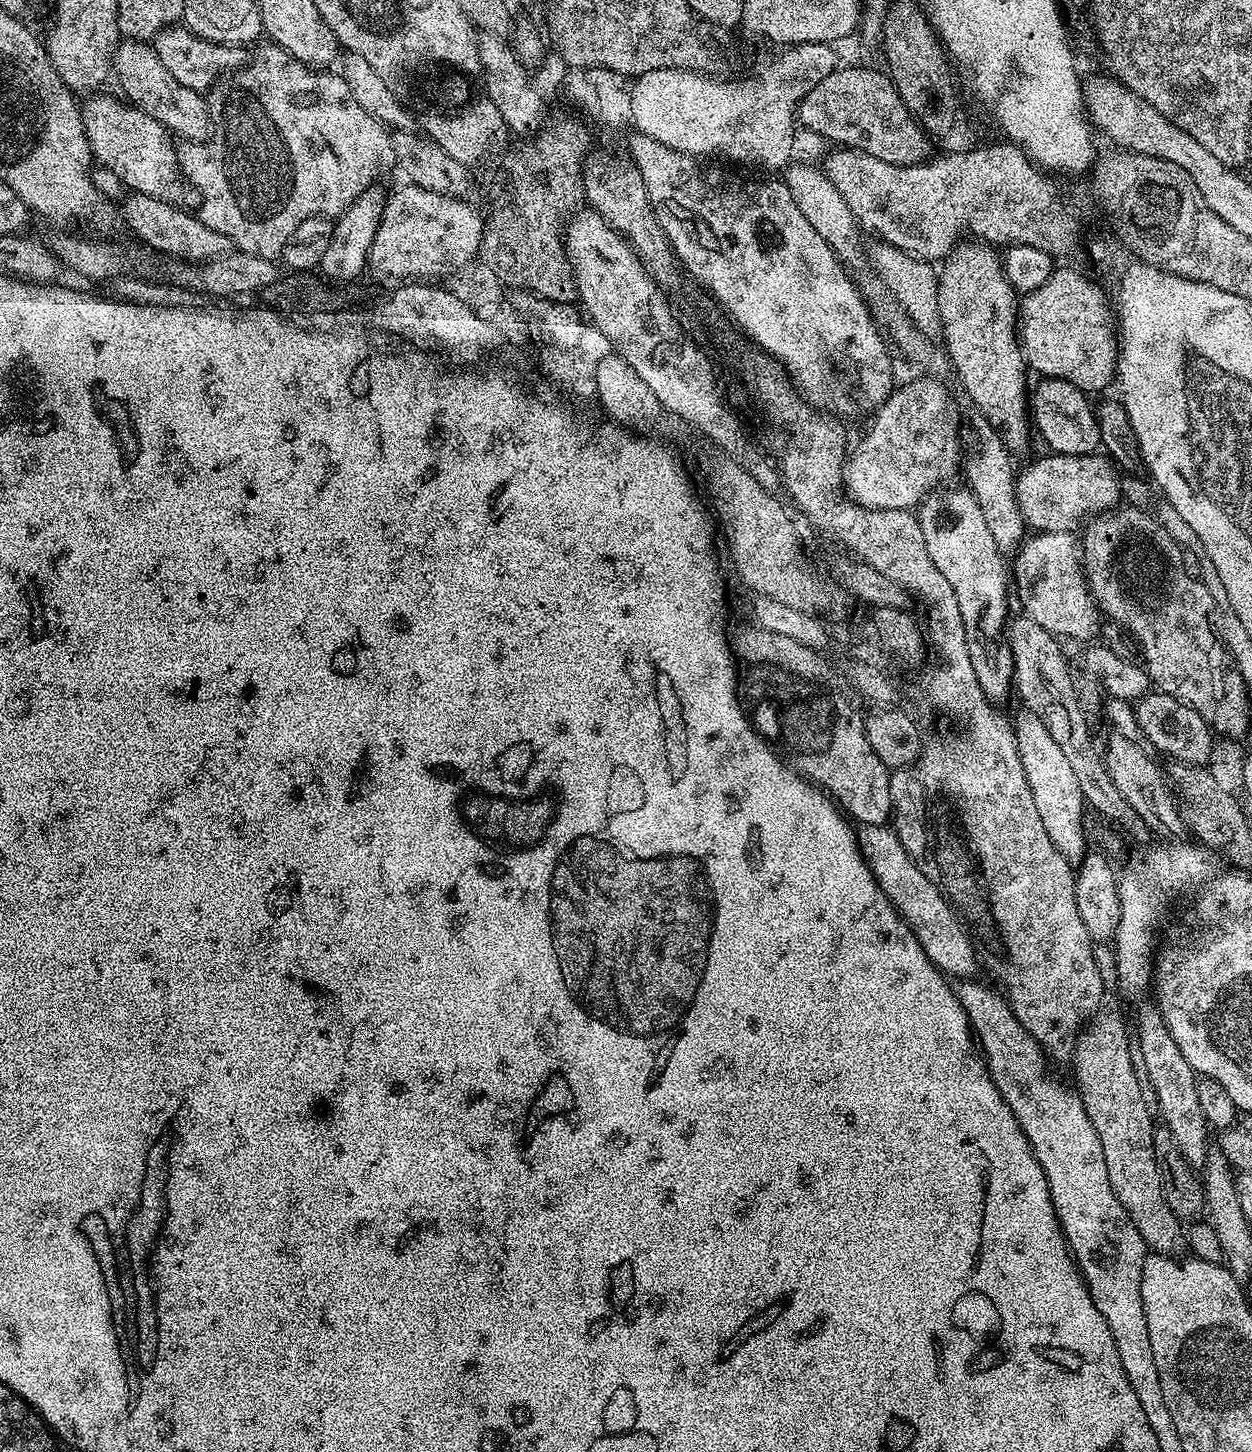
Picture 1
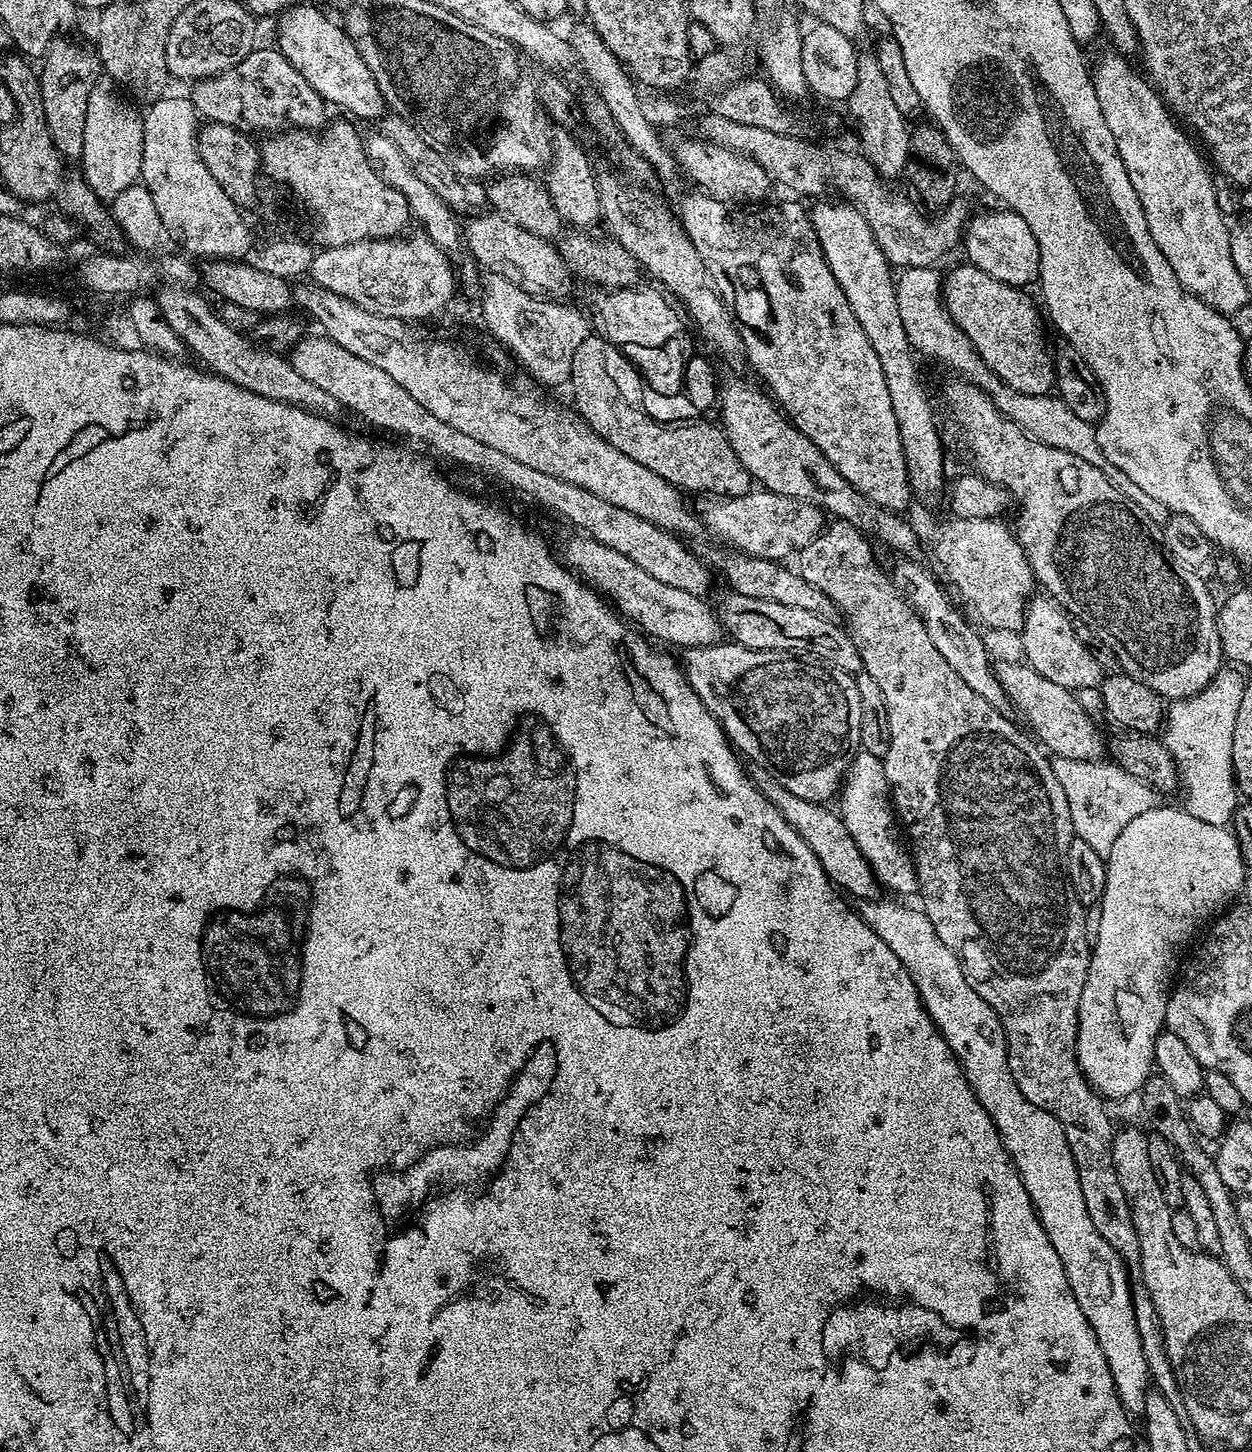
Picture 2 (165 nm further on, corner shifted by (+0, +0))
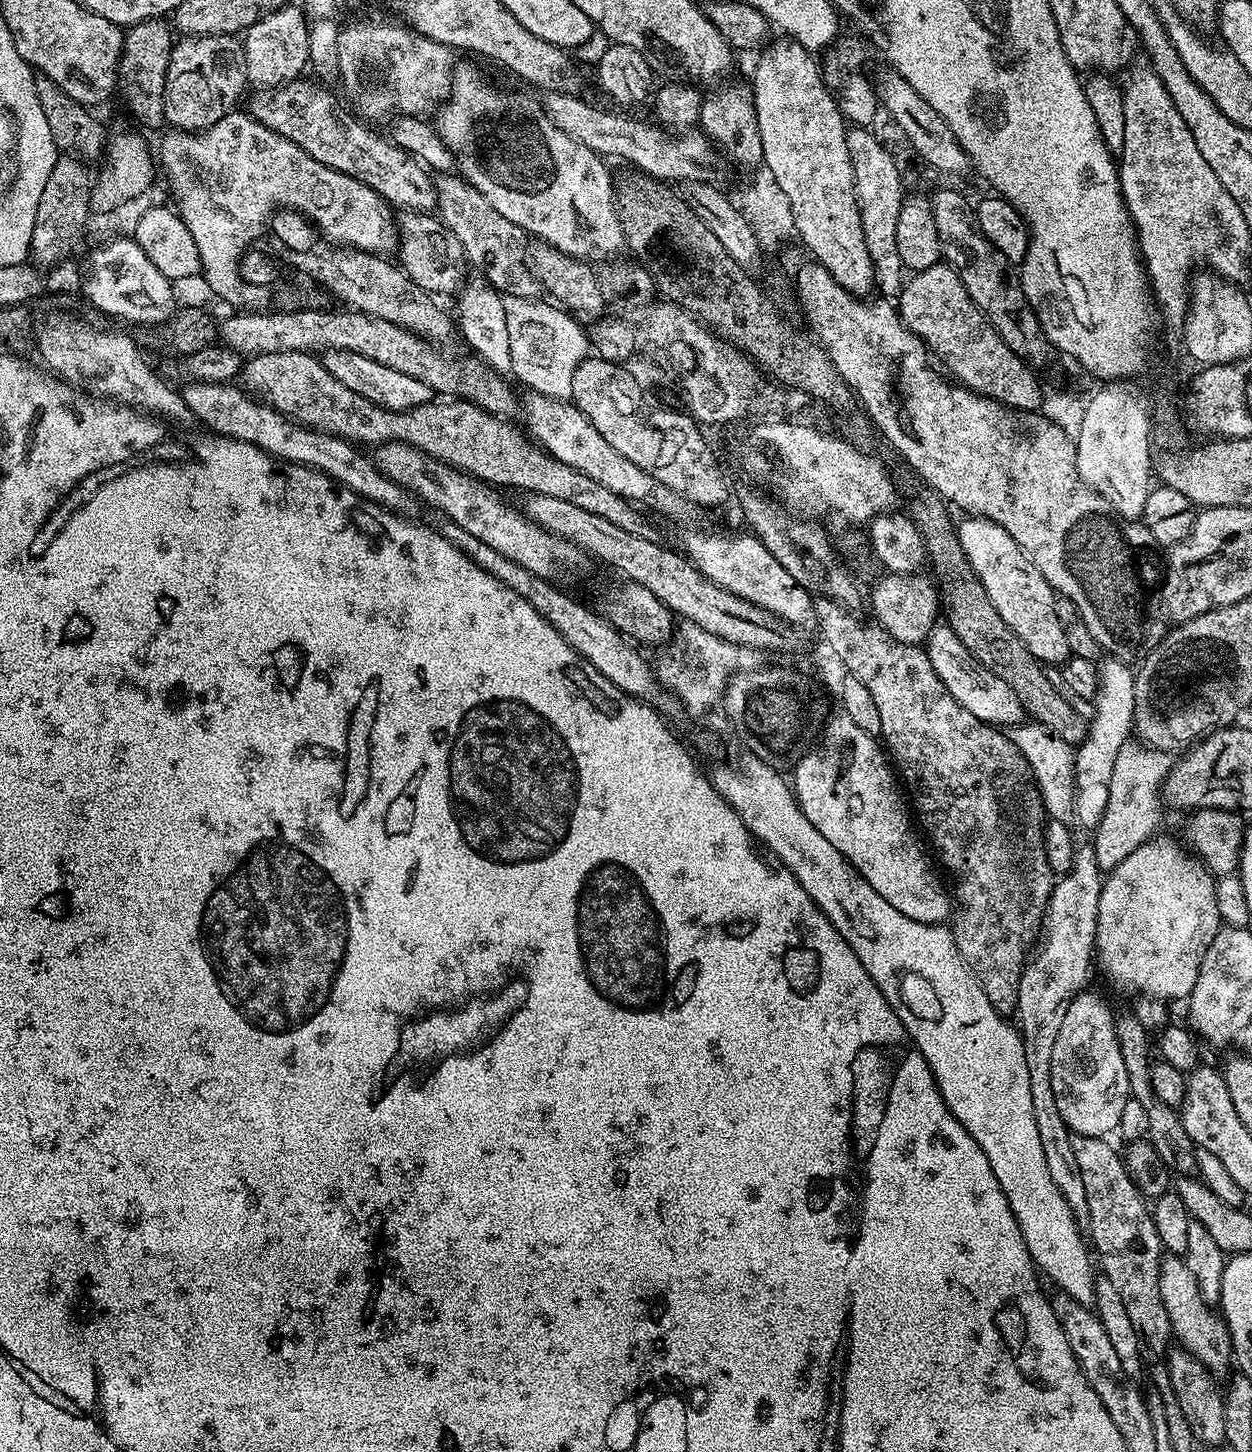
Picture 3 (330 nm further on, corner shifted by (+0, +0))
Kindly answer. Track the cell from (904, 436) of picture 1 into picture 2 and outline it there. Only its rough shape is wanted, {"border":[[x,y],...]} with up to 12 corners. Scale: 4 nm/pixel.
{"border":[[753,490],[698,515],[758,559],[798,554],[826,527],[817,504]]}

